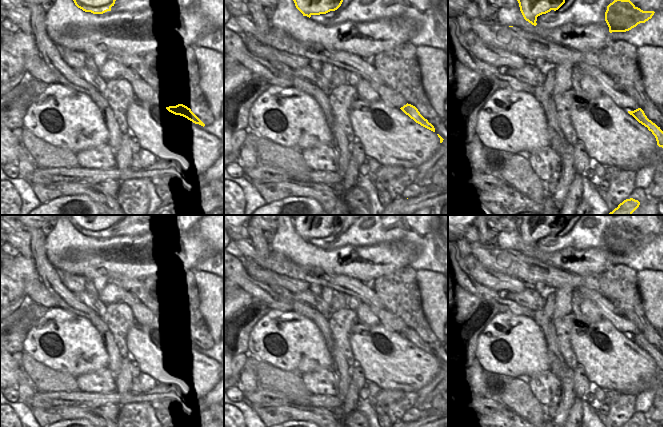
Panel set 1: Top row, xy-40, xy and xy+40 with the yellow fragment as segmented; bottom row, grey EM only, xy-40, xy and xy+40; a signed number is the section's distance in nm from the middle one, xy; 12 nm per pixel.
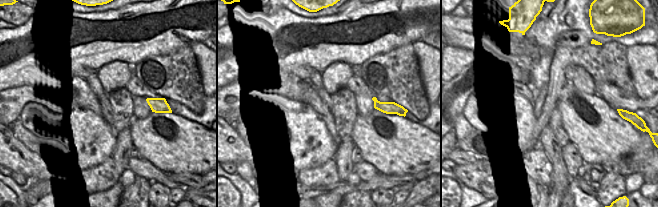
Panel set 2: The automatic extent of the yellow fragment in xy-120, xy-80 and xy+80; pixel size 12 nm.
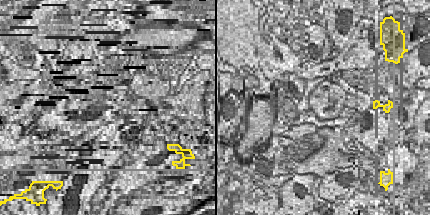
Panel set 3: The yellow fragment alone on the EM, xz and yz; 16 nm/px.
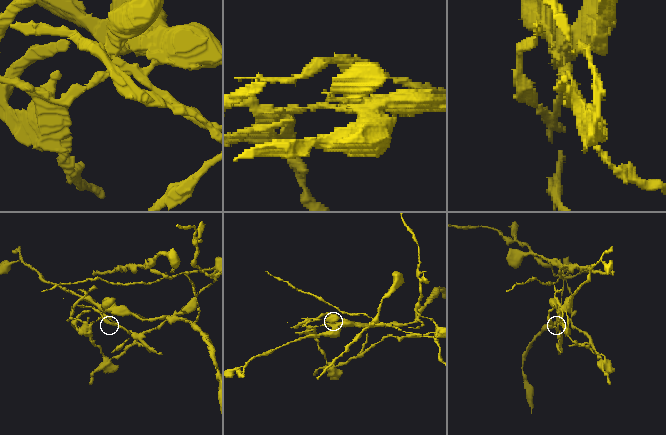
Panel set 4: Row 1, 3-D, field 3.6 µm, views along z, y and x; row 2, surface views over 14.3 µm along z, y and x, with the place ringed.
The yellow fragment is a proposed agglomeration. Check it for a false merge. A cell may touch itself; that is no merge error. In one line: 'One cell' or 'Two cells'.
Two cells

